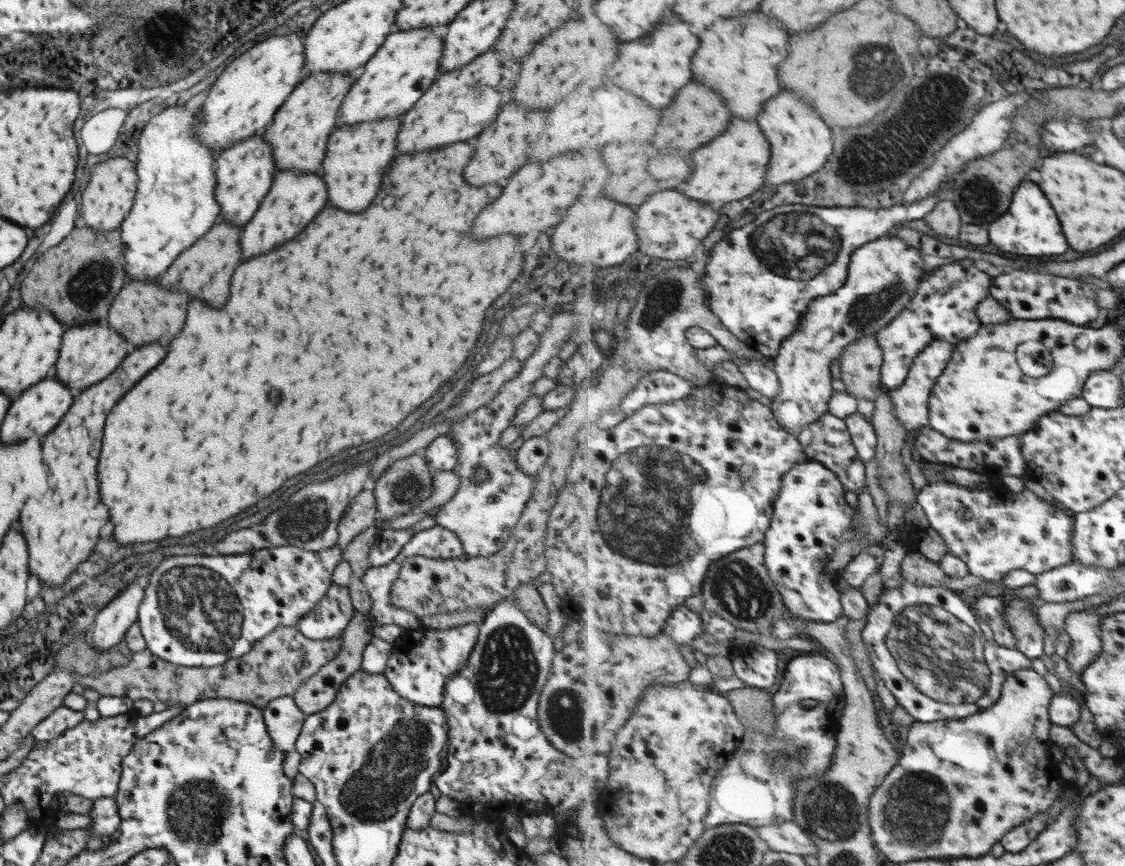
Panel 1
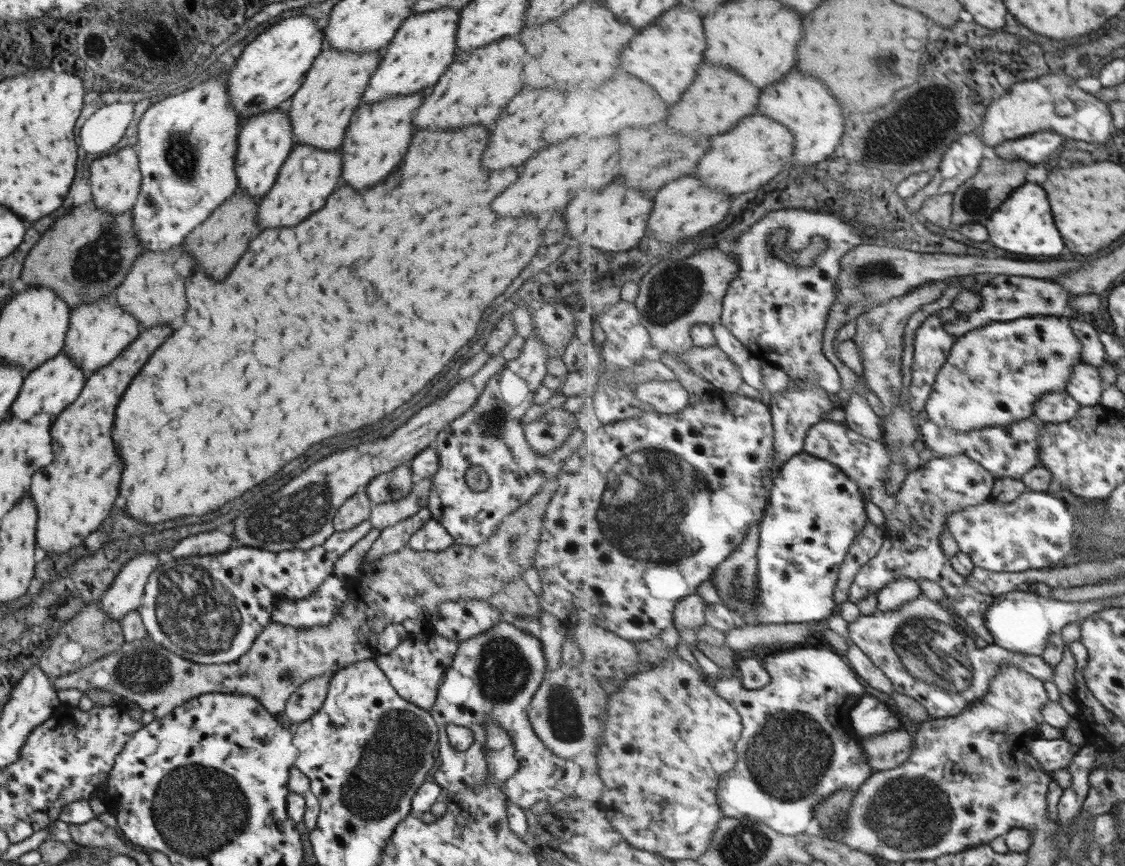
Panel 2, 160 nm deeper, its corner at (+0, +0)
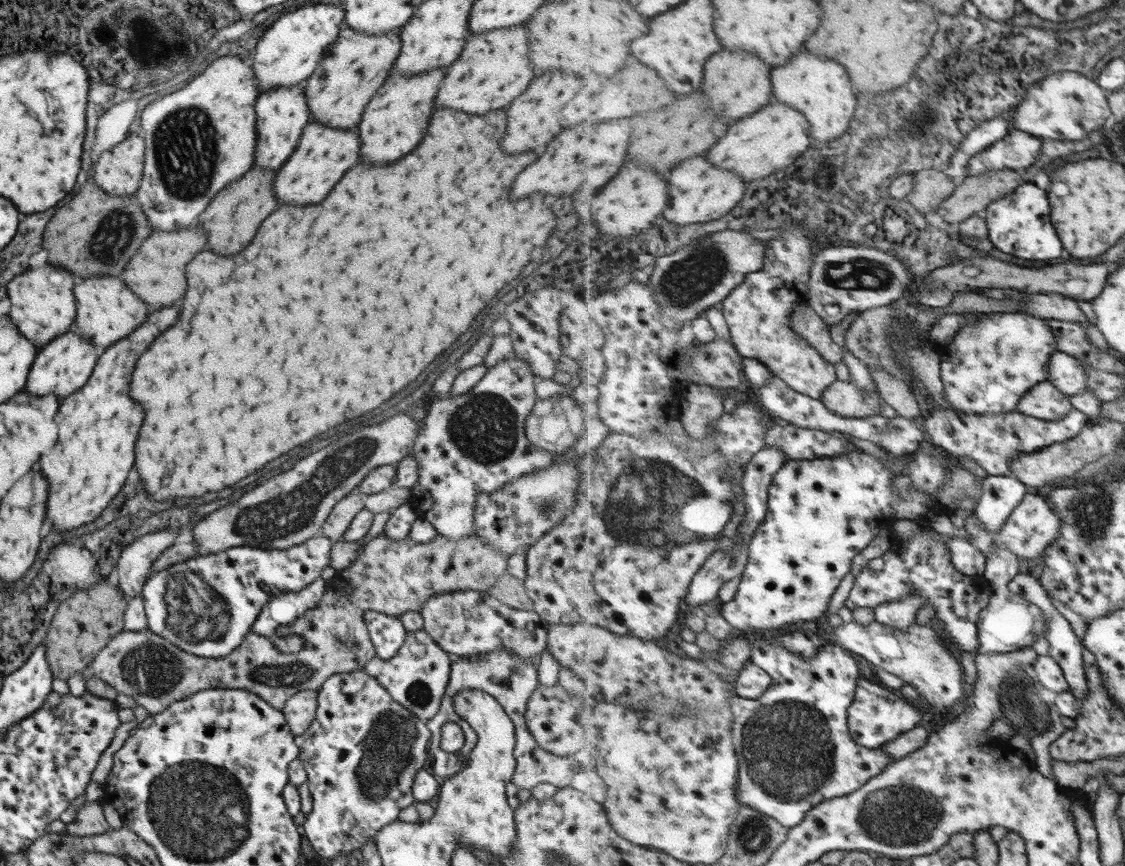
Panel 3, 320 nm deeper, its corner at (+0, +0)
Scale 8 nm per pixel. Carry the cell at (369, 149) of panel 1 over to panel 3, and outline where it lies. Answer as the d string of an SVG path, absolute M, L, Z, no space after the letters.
M432 68L414 75L387 77L365 105L355 132L361 142L359 158L371 164L393 162L411 152L425 134L433 112L433 98L445 76L446 68Z

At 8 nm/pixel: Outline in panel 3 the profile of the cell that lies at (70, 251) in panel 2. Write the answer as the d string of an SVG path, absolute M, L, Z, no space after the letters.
M87 182L82 190L79 190L67 204L58 208L46 222L41 244L43 250L47 250L46 262L54 267L68 270L75 280L97 275L119 277L127 261L136 253L139 245L152 230L134 195L112 197L94 182Z

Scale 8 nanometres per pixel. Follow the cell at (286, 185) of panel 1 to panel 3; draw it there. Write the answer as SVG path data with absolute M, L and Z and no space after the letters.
M308 121L303 127L297 146L285 163L276 171L273 192L287 204L317 204L325 198L331 186L357 162L359 137L355 129L332 129L317 121Z

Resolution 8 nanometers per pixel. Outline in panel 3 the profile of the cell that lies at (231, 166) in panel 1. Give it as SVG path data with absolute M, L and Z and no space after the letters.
M303 83L269 89L267 92L259 94L254 109L256 143L252 166L277 171L297 146L303 127L310 120Z

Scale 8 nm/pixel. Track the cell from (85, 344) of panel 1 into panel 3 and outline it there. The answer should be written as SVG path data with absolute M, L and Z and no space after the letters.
M97 275L79 279L73 285L73 296L76 308L72 329L100 352L127 337L149 314L144 302L127 288L120 277Z

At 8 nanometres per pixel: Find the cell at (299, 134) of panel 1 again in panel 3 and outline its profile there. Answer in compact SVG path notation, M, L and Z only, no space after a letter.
M342 26L336 39L330 44L328 51L319 61L315 70L303 82L304 97L310 114L309 121L317 121L320 125L325 125L326 128L355 129L363 114L365 105L388 77L393 61L399 54L399 35L400 29L391 29L386 33L372 35Z

